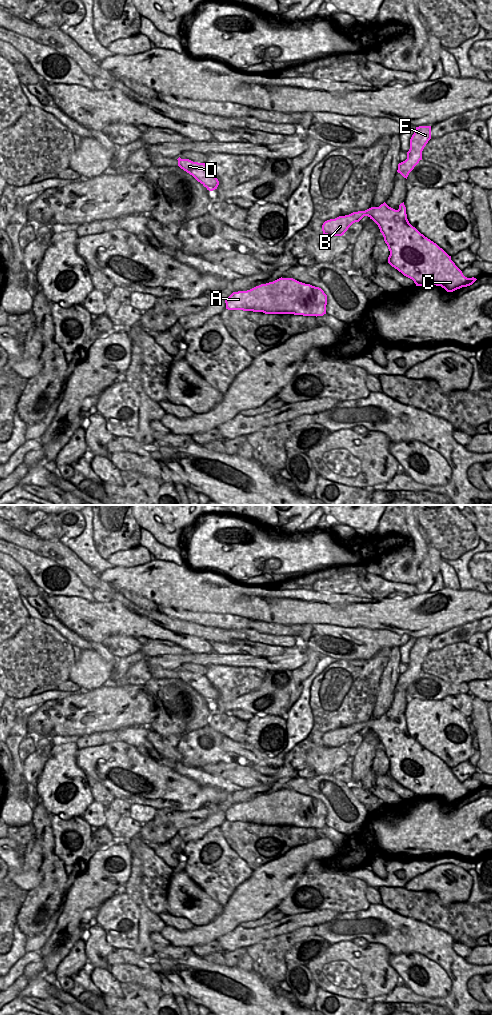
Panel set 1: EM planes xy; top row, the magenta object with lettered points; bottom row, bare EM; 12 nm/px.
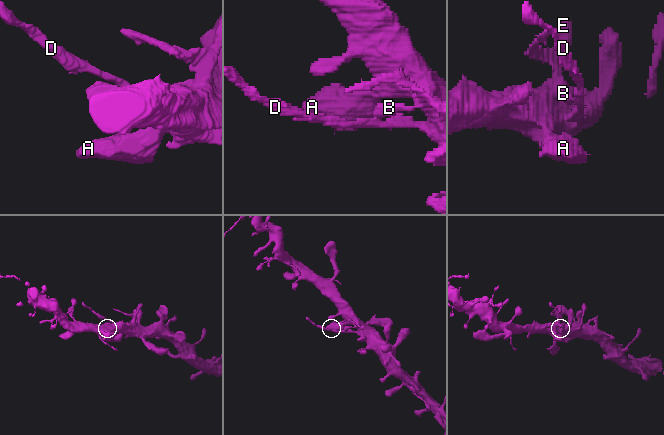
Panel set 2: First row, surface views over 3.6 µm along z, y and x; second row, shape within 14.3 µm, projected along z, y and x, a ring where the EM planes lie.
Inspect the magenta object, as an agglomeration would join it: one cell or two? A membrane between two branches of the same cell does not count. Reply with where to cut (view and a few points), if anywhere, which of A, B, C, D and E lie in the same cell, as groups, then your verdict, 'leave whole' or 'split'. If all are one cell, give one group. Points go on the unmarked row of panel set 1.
no cut; A B C D E; leave whole

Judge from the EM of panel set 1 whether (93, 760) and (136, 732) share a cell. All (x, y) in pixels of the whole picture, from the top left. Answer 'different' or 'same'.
different

